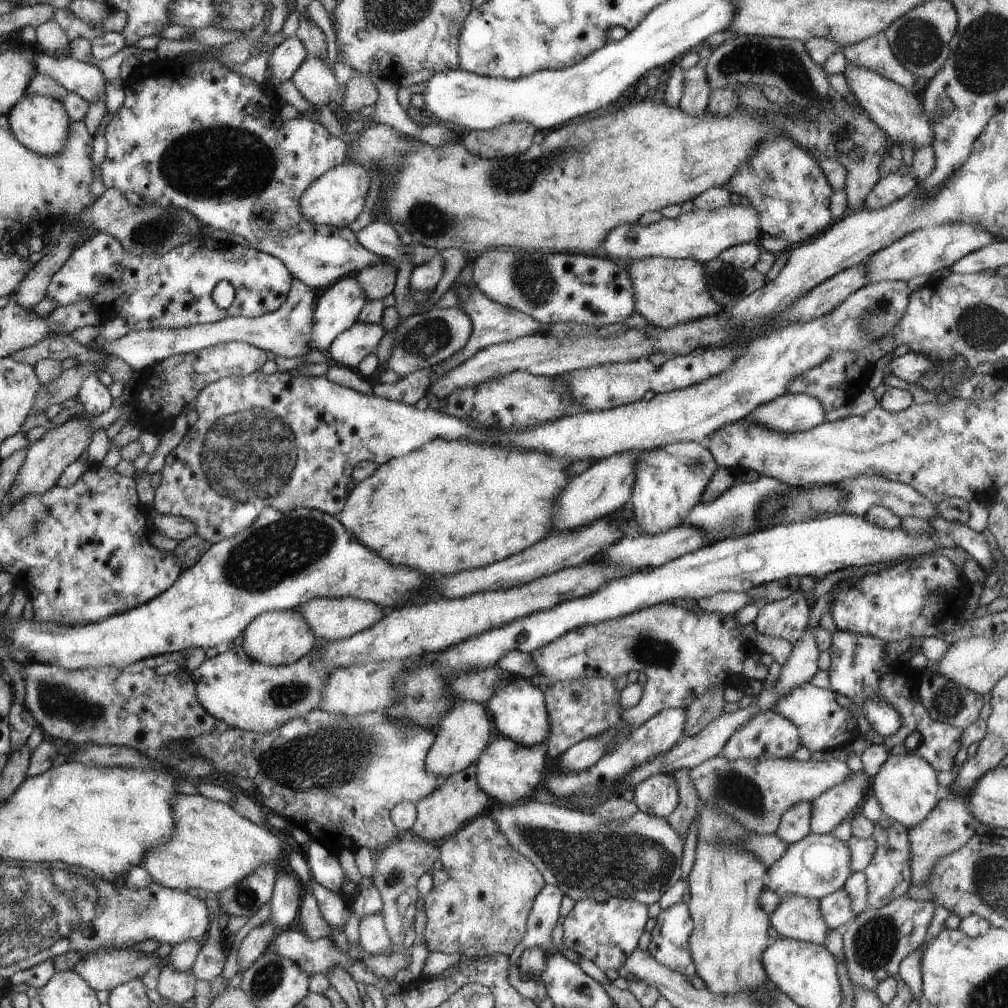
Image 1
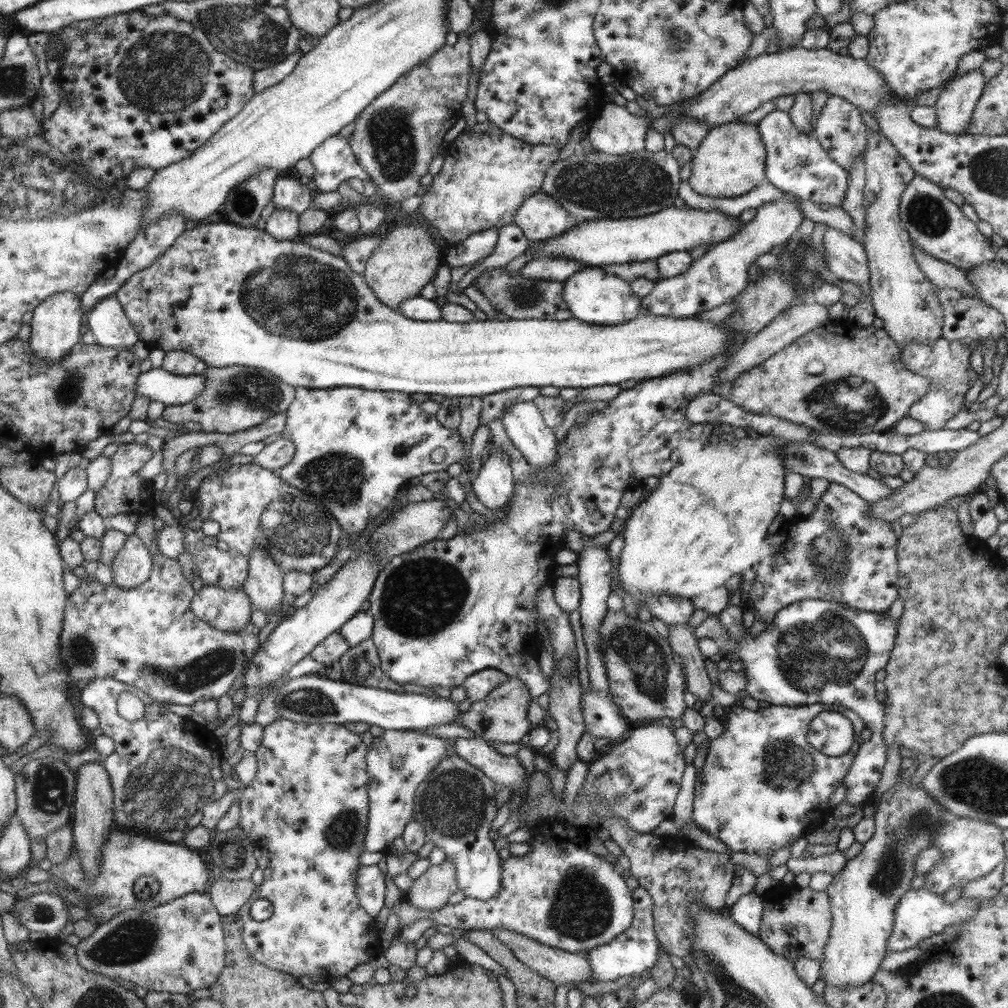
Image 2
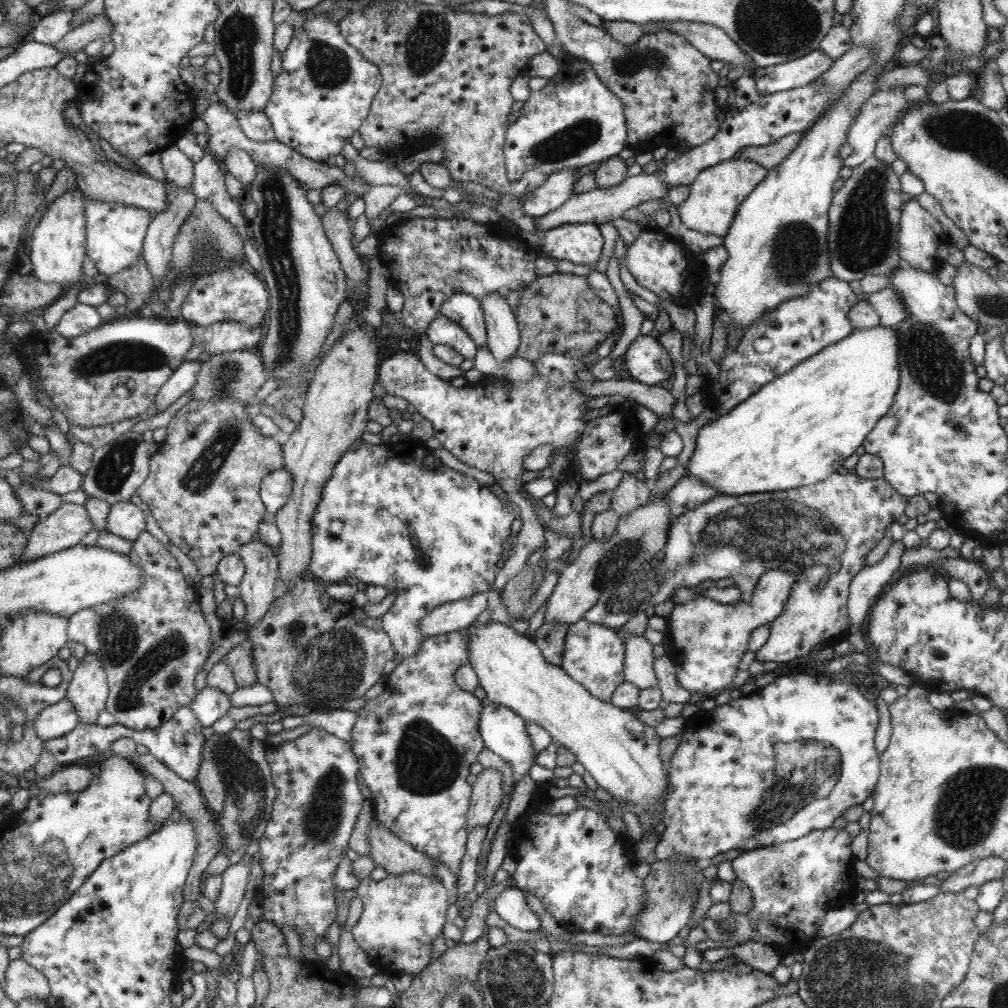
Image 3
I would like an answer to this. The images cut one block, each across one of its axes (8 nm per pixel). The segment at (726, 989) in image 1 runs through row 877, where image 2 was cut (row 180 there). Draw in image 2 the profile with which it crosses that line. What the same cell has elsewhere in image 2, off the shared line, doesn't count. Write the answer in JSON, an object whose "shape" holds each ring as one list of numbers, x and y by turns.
{"shape":[[731,122,707,132,697,150,693,150,689,186,699,196,709,198,737,198,753,190,765,180,767,152,761,142,757,124,751,122]]}

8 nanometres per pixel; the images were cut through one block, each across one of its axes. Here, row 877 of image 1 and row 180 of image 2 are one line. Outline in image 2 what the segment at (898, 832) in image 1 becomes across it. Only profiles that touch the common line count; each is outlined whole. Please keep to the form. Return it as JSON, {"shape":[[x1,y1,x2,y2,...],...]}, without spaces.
{"shape":[[869,128,867,148,863,152,865,164,865,188,863,204,867,210,865,250,869,264,869,286,871,304,875,318,883,320,883,330,903,352,905,346,933,346,941,338,943,310,935,298,935,286,925,278,913,260,911,236,905,232,899,218,899,202,905,186,915,178,909,162,895,150,895,146,879,132]]}

